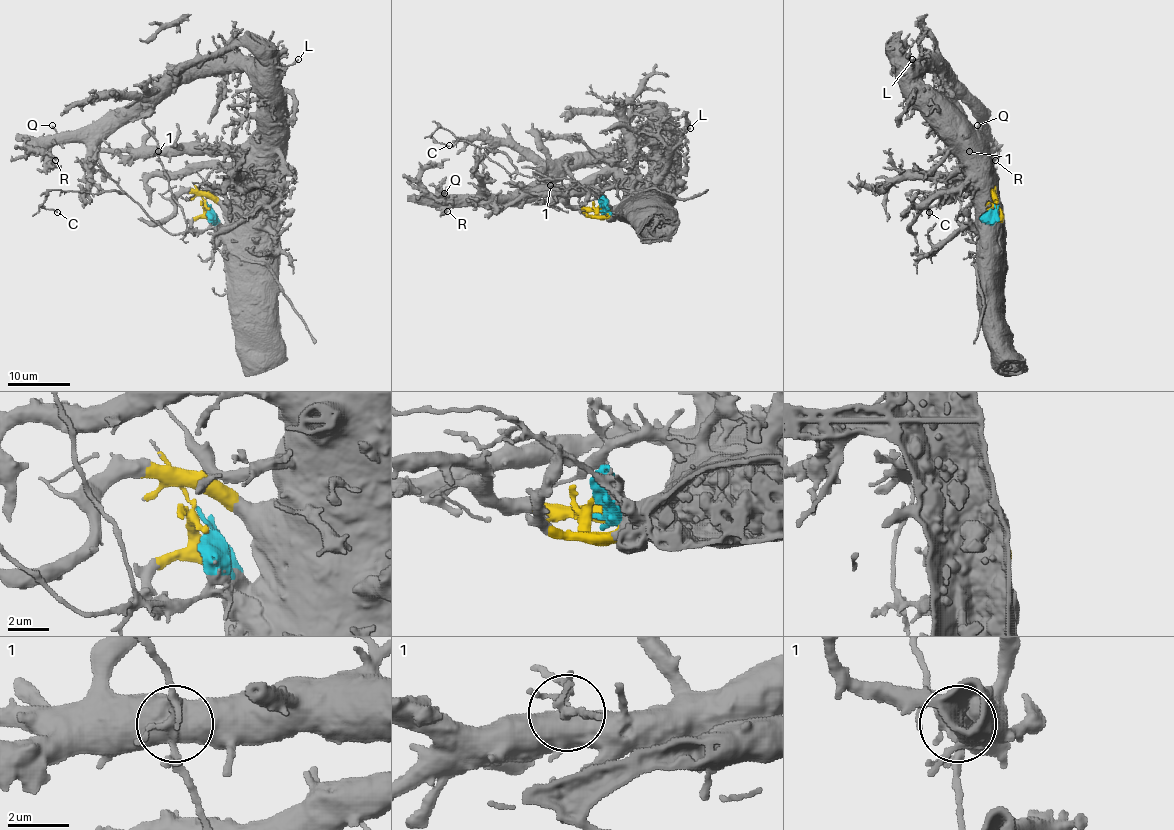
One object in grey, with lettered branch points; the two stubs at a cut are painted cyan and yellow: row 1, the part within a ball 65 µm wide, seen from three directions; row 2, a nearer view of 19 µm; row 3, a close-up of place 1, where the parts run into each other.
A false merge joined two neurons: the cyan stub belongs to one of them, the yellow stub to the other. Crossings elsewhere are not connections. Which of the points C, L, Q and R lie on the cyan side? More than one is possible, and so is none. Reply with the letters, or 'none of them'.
C

